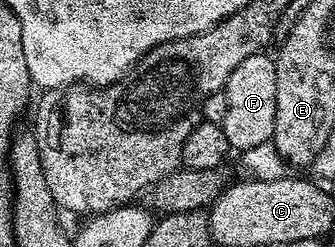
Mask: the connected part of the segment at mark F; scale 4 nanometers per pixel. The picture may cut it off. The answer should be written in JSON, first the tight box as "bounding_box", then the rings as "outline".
{"bounding_box":[221,52,276,152],"outline":[[[266,52],[248,56],[228,76],[224,87],[228,96],[228,112],[224,112],[221,128],[228,136],[228,144],[235,151],[243,152],[271,141],[276,128],[276,64]]]}

